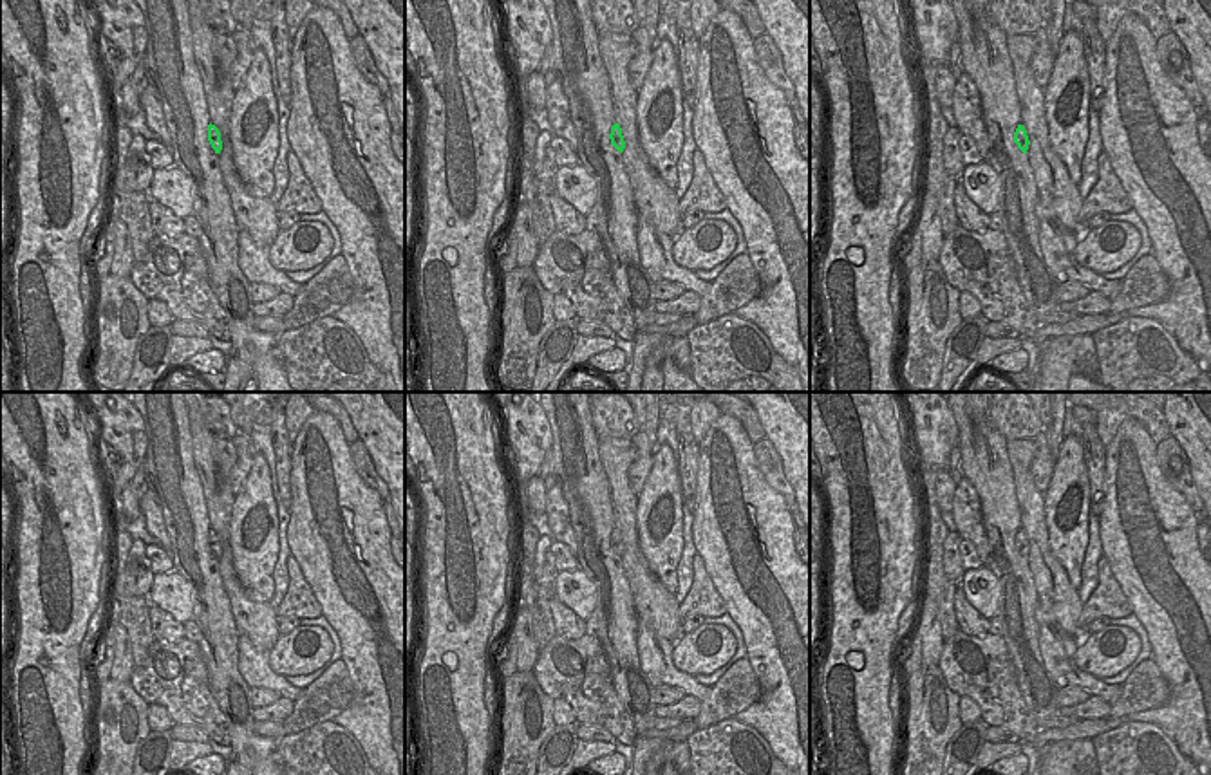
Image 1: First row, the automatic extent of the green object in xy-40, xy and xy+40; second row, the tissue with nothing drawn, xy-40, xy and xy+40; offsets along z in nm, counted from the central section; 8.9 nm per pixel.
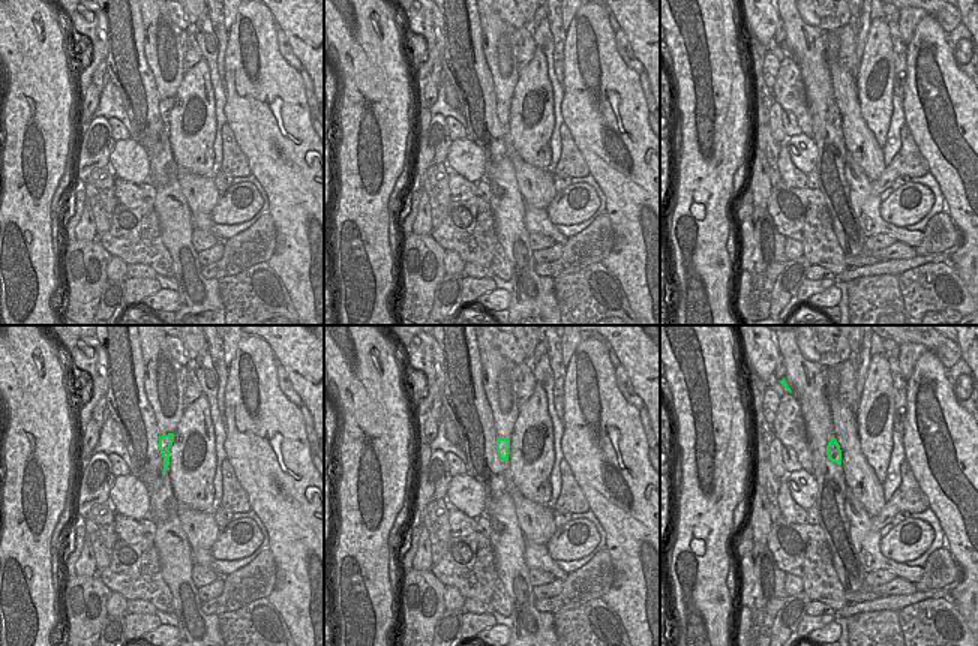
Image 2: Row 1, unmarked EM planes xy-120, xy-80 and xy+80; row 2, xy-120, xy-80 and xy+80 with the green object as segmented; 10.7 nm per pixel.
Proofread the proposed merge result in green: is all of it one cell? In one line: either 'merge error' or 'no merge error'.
merge error

